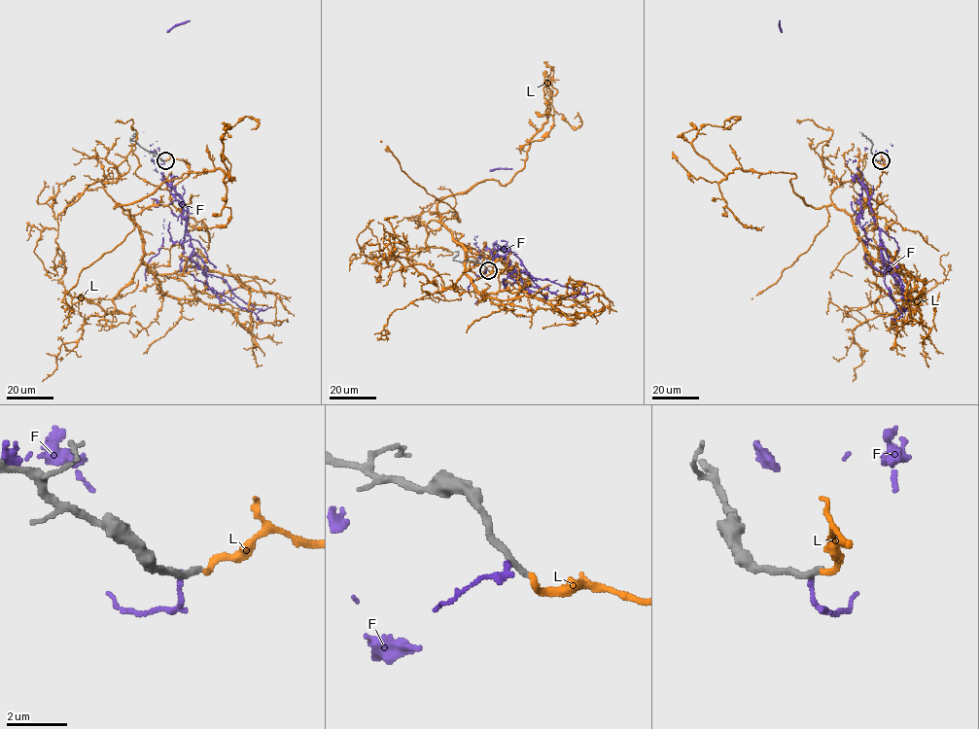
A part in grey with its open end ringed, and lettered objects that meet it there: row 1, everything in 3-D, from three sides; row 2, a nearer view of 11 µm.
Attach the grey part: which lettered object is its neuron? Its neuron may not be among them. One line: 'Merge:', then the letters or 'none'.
Merge: L

